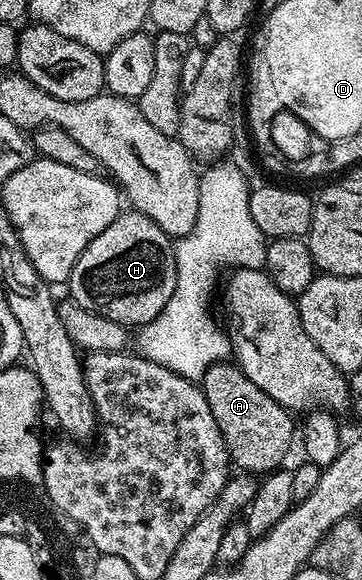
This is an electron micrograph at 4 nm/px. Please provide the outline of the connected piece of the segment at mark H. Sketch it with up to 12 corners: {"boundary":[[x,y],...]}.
{"boundary":[[125,209],[68,298],[139,329],[175,293],[174,240]]}

